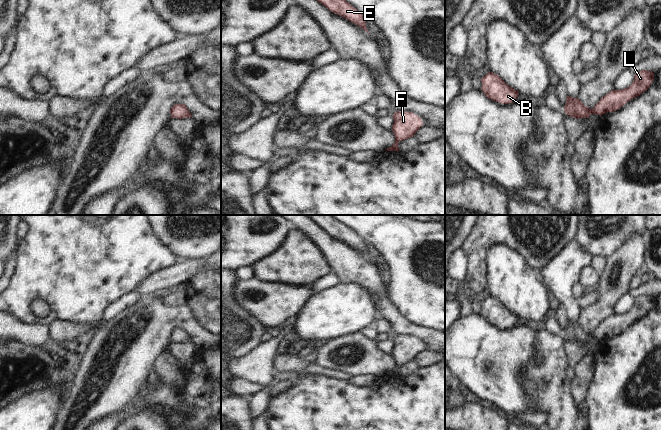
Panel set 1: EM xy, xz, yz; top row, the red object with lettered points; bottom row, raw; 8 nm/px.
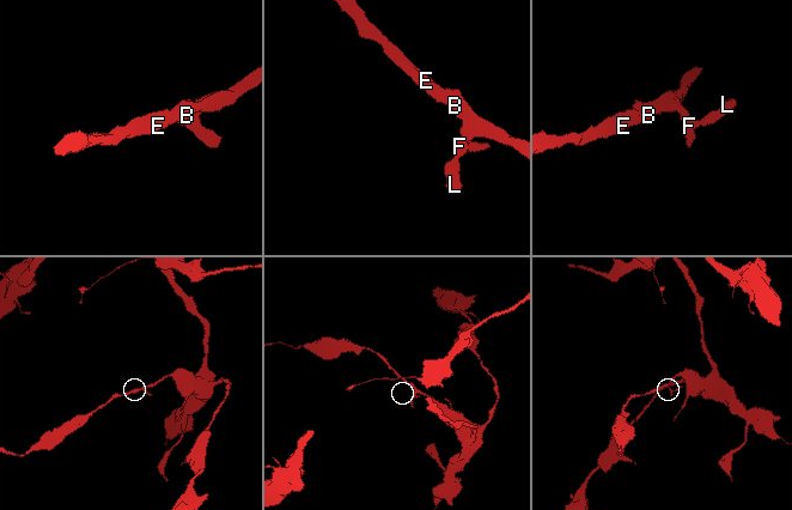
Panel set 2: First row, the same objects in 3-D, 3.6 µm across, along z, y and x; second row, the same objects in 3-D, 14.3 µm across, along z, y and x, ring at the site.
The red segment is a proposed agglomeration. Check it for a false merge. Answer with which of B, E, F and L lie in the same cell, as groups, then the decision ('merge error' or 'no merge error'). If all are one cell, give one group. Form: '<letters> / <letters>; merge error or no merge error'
B E F L; no merge error

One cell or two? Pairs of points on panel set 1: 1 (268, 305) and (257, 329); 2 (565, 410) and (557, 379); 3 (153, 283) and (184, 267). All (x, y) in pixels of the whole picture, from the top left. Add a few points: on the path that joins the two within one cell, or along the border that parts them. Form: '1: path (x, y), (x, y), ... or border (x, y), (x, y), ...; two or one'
1: border (242, 308), (265, 328); two
2: path (559, 402), (557, 400), (557, 387); one
3: path (161, 278), (176, 273); one

